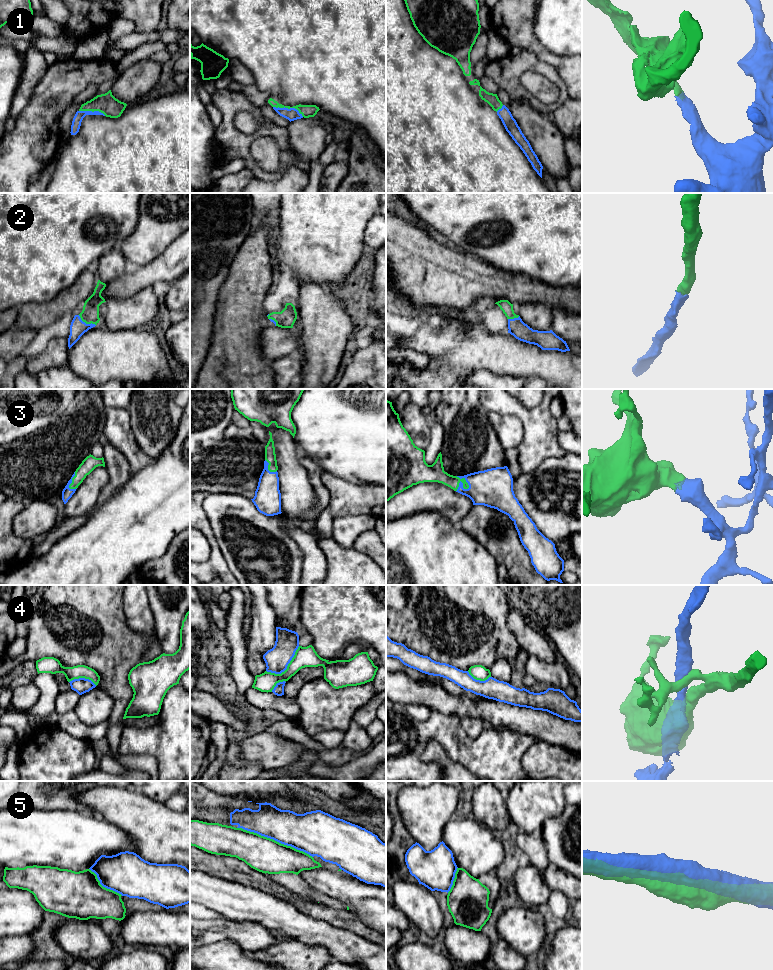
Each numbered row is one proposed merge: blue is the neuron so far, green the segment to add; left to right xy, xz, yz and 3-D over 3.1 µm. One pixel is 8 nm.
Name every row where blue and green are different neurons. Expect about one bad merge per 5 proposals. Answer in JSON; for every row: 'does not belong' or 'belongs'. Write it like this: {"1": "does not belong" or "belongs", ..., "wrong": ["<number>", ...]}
{"1": "belongs", "2": "belongs", "3": "belongs", "4": "does not belong", "5": "does not belong", "wrong": ["4", "5"]}

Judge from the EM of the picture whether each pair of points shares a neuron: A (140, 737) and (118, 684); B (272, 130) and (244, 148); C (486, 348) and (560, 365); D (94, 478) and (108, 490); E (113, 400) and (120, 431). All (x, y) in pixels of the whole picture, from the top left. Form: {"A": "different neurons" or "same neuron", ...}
{"A": "different neurons", "B": "same neuron", "C": "same neuron", "D": "different neurons", "E": "different neurons"}

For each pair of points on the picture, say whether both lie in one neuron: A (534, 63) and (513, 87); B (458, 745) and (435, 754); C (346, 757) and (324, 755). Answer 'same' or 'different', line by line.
A: same
B: different
C: same

